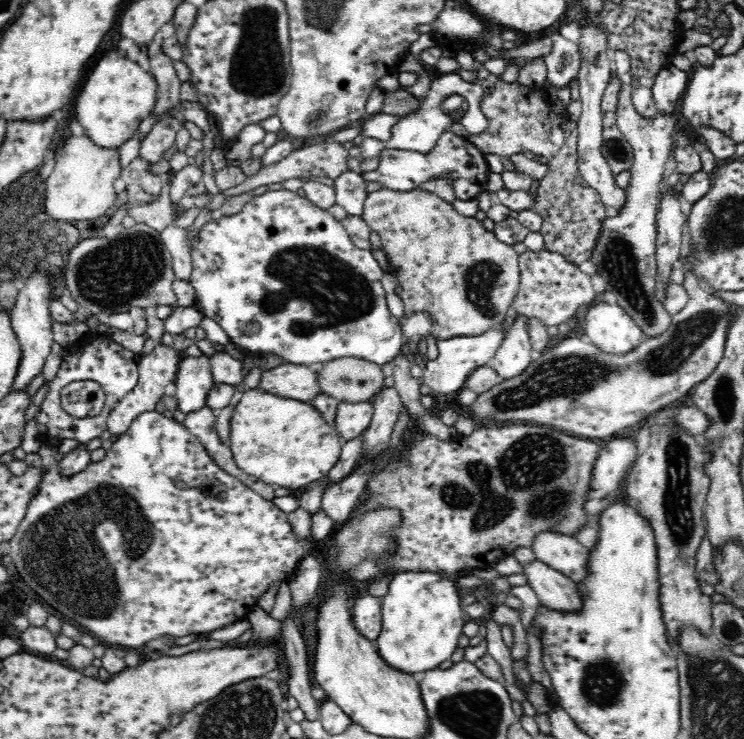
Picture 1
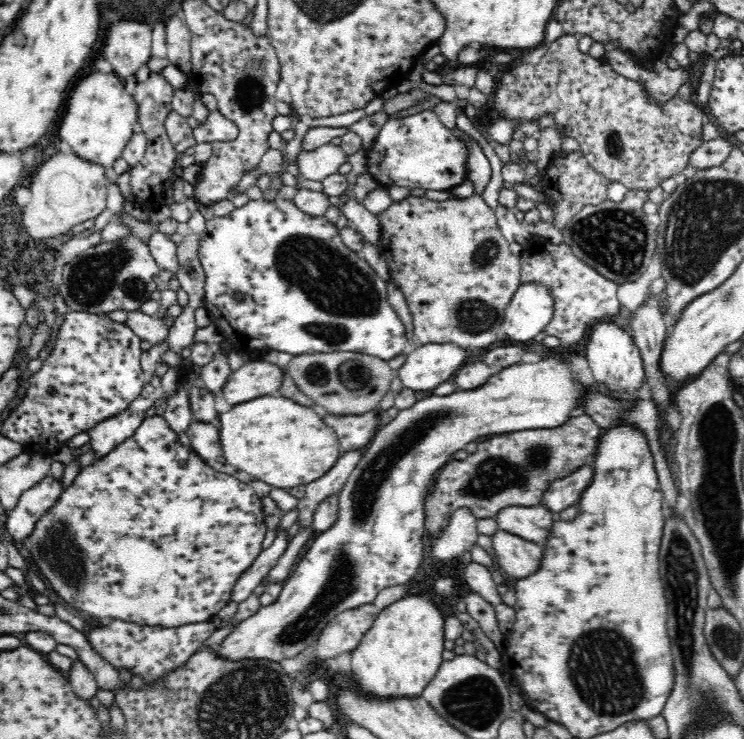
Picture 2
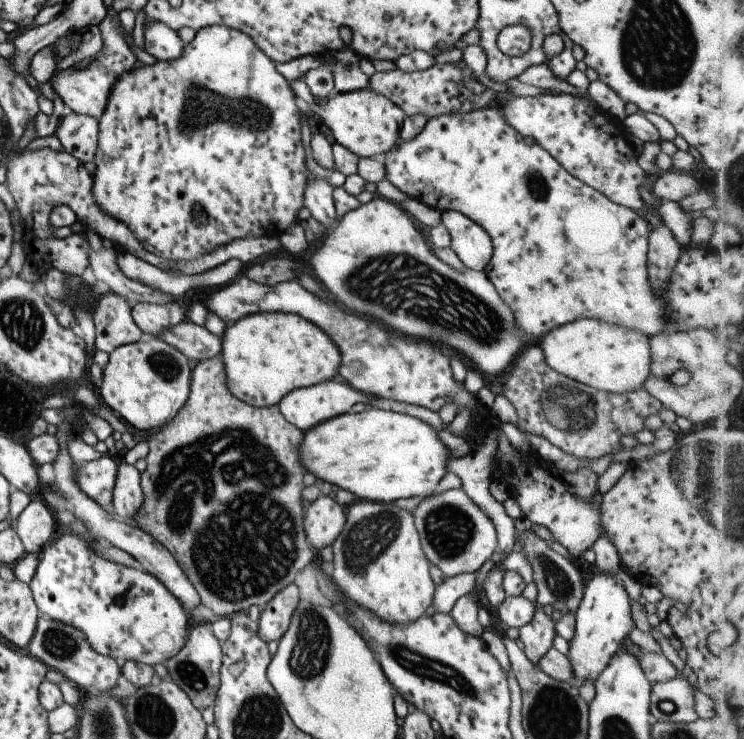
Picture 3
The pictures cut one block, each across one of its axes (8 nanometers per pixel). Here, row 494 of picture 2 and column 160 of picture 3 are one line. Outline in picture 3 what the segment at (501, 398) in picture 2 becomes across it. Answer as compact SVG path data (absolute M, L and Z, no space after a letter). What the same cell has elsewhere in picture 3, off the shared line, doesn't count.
M144 337L134 343L118 346L109 354L102 368L100 400L122 422L145 432L167 424L186 403L192 364L176 348L159 337Z

